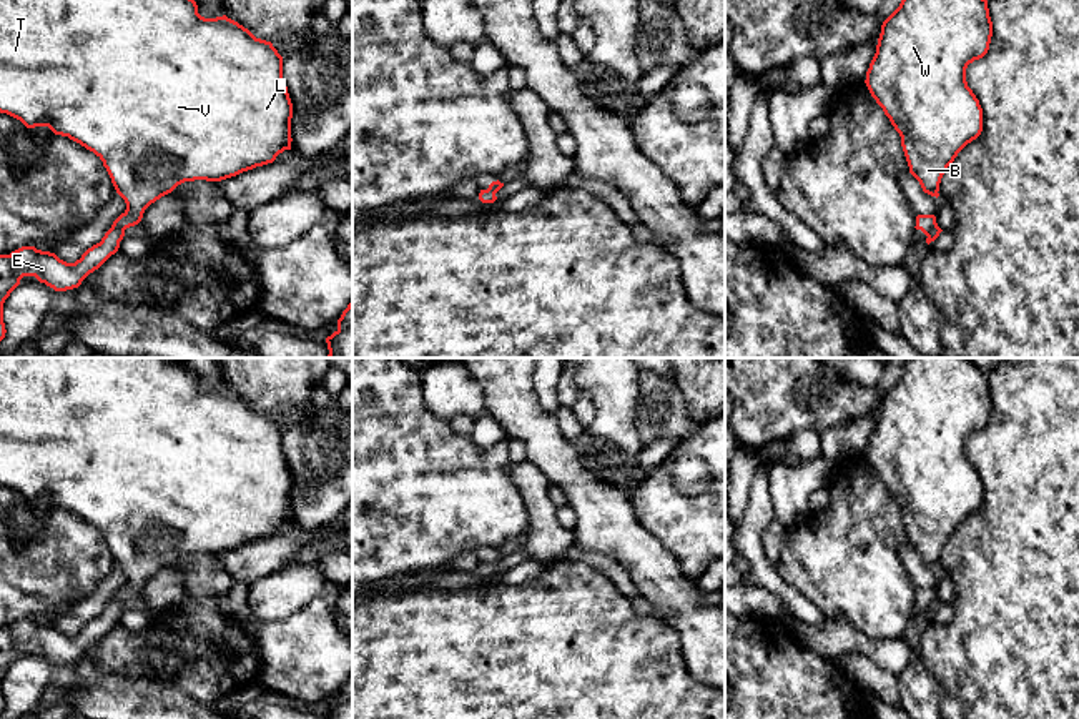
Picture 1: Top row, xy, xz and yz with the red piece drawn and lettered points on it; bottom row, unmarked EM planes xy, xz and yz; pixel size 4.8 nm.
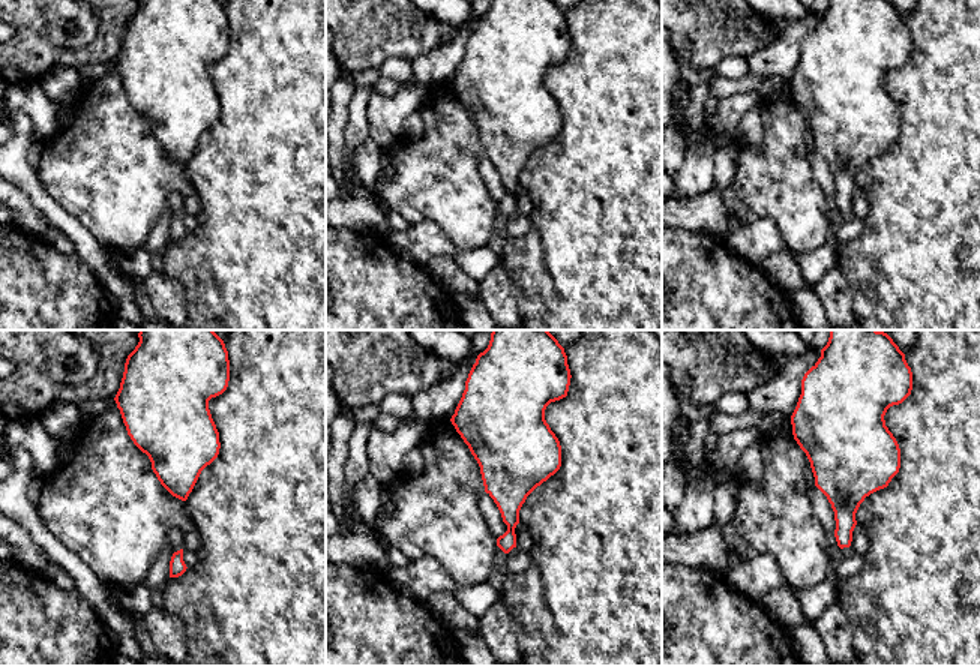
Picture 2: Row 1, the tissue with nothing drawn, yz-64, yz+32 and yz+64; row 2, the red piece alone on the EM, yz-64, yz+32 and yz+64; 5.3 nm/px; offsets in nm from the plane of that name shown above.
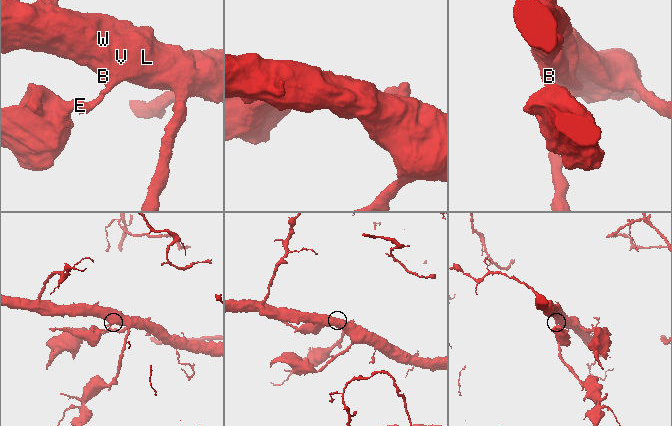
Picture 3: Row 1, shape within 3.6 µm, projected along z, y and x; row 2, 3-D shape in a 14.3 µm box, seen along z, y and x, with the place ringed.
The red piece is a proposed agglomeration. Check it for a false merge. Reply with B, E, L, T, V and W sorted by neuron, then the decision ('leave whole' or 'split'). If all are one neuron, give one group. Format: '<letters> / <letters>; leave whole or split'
B L T V W / E; split

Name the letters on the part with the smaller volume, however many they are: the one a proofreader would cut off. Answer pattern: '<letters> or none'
E

